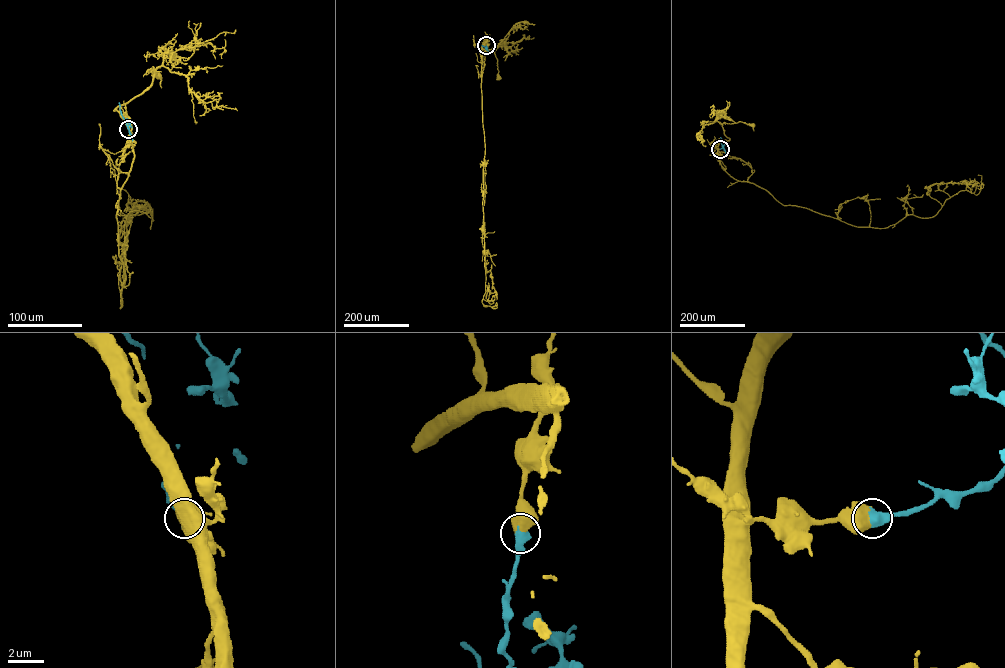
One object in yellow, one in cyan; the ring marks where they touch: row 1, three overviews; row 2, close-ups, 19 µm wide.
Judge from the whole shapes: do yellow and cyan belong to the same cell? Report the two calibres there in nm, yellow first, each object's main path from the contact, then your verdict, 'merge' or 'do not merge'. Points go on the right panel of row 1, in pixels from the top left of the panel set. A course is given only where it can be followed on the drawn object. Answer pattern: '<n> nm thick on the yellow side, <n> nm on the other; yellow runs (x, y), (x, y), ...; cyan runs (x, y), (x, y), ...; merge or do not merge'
850 nm thick on the yellow side, 650 nm on the other; yellow runs (720, 149), (719, 142), (730, 139), (724, 134), (723, 123), (740, 121), (752, 125); cyan runs (720, 149), (723, 147), (720, 137); merge

